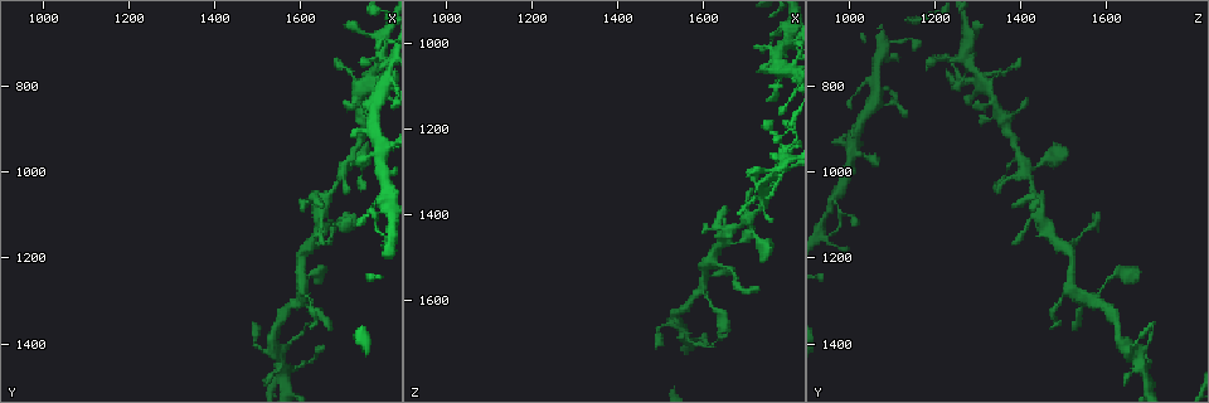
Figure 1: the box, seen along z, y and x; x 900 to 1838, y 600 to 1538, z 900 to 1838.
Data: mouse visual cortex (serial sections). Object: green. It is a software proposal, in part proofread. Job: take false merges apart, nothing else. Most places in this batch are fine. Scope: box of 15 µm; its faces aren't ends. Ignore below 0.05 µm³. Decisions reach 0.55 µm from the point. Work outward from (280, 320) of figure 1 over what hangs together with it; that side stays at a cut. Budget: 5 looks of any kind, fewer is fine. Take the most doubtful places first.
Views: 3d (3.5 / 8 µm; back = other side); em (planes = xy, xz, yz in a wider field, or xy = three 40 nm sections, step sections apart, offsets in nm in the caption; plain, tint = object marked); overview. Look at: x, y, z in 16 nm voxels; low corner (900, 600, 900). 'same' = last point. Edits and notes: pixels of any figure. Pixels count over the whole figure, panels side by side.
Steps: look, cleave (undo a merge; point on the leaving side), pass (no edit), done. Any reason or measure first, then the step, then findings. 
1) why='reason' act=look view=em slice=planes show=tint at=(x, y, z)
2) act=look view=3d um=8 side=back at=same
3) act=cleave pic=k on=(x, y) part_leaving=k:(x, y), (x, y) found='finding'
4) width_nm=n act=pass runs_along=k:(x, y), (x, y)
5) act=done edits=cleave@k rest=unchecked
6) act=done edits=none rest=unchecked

why='sudden change in width' act=look view=3d um=3.5 at=(1595, 1305, 1575)

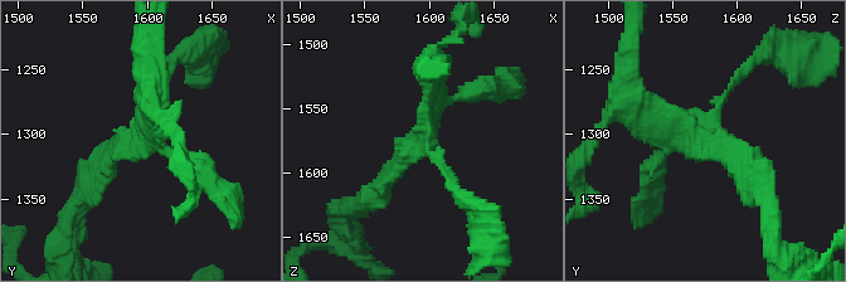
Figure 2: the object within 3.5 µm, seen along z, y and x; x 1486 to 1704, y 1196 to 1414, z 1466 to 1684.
act=look view=em slice=planes show=tint at=(1596, 1302, 1572)

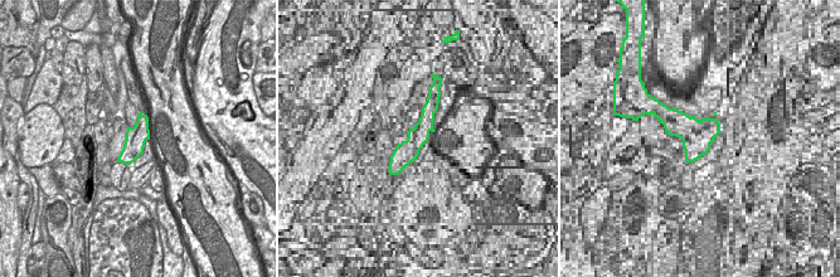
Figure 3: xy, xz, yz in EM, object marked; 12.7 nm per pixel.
act=pass found='continuous, no second cell'

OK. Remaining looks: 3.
why='three-way junction' act=look view=3d um=3.5 side=back at=(1615, 1165, 1500)

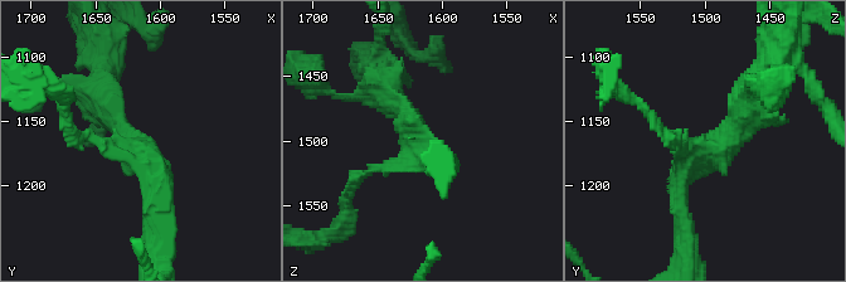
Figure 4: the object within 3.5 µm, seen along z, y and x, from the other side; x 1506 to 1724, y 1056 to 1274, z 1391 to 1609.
arms=3 arm_widths_nm=150,250,300 act=look view=em slice=planes show=tint at=(1614, 1174, 1502)

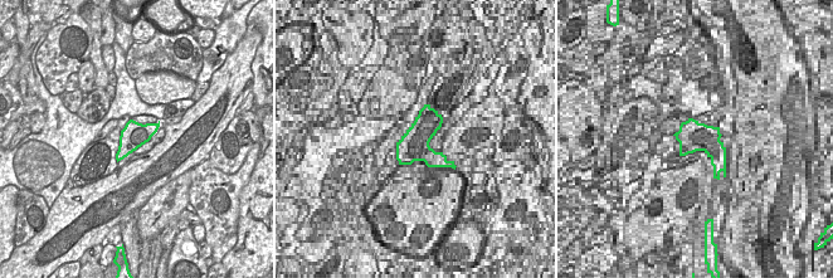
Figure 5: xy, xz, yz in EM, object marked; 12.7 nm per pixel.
act=look view=em slice=xy step=3 show=tint at=same

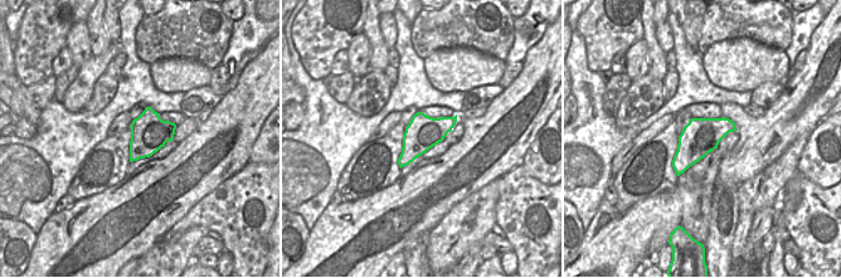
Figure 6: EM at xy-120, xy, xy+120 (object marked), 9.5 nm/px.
width_nm=320 act=pass runs_along=4:(684, 227), (686, 164), (748, 102) found='continuous, no second cell'

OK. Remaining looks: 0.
act=done edits=none rest=unchecked

